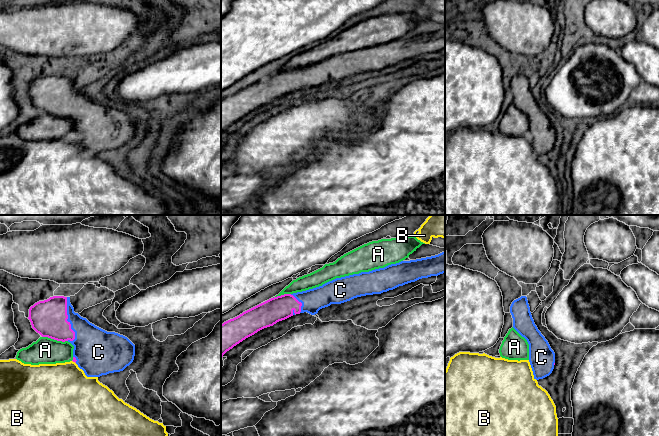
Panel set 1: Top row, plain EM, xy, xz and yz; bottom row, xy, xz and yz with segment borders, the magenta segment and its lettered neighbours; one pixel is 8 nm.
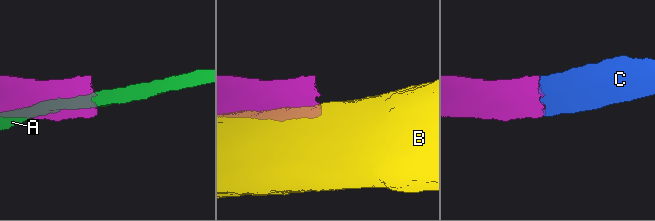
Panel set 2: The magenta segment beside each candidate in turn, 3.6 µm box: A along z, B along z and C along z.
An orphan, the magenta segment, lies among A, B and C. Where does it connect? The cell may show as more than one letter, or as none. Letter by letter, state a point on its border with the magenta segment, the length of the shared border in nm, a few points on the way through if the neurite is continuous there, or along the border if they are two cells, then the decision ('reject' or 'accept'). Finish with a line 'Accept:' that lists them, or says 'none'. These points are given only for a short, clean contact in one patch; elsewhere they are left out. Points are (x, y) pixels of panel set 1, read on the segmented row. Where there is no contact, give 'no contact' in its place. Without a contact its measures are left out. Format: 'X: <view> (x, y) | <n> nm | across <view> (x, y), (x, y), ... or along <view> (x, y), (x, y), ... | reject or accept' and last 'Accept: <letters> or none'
A: xy (55, 339) | 220 nm | reject
B: xy (74, 361) | 40 nm | reject
C: xy (67, 318) | 360 nm | accept
Accept: C

